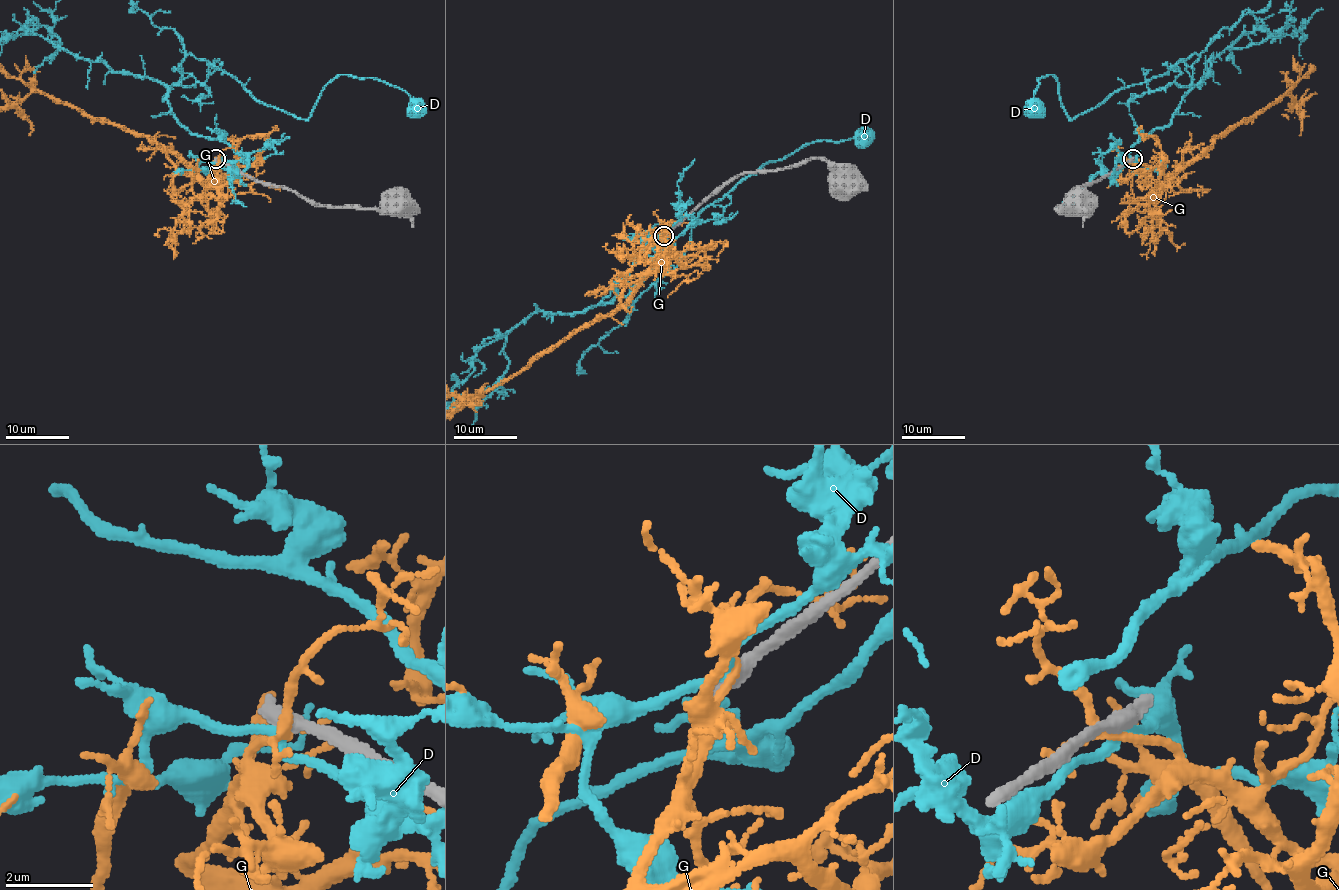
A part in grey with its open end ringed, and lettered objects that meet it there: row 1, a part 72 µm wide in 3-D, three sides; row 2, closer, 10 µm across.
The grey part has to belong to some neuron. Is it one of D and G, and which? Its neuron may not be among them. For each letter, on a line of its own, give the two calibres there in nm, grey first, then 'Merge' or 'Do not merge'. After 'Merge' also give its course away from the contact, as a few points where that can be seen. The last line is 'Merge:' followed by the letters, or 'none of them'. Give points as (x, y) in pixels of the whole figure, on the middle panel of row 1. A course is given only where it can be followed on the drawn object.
D: Thickness 460 nm (grey) against 200 nm. Do not merge
G: Thickness 460 nm (grey) against 170 nm. Do not merge
Merge: none of them

